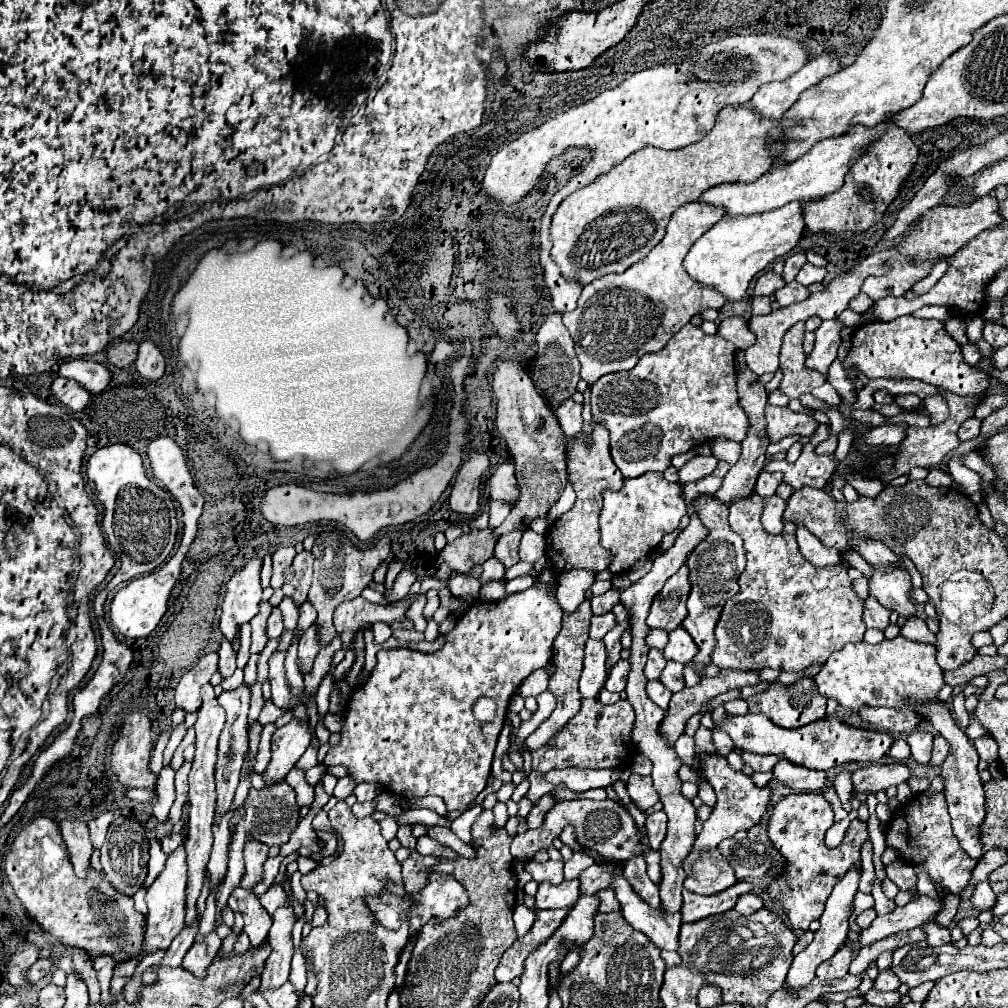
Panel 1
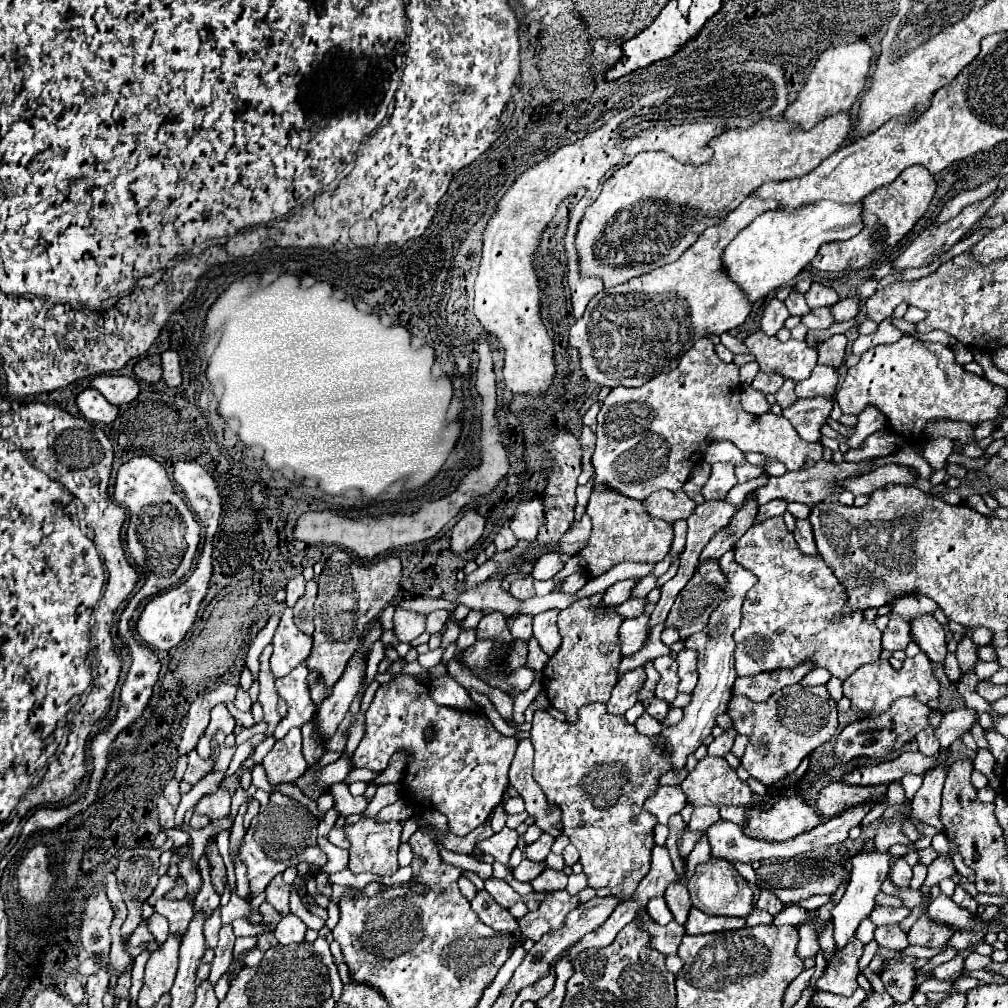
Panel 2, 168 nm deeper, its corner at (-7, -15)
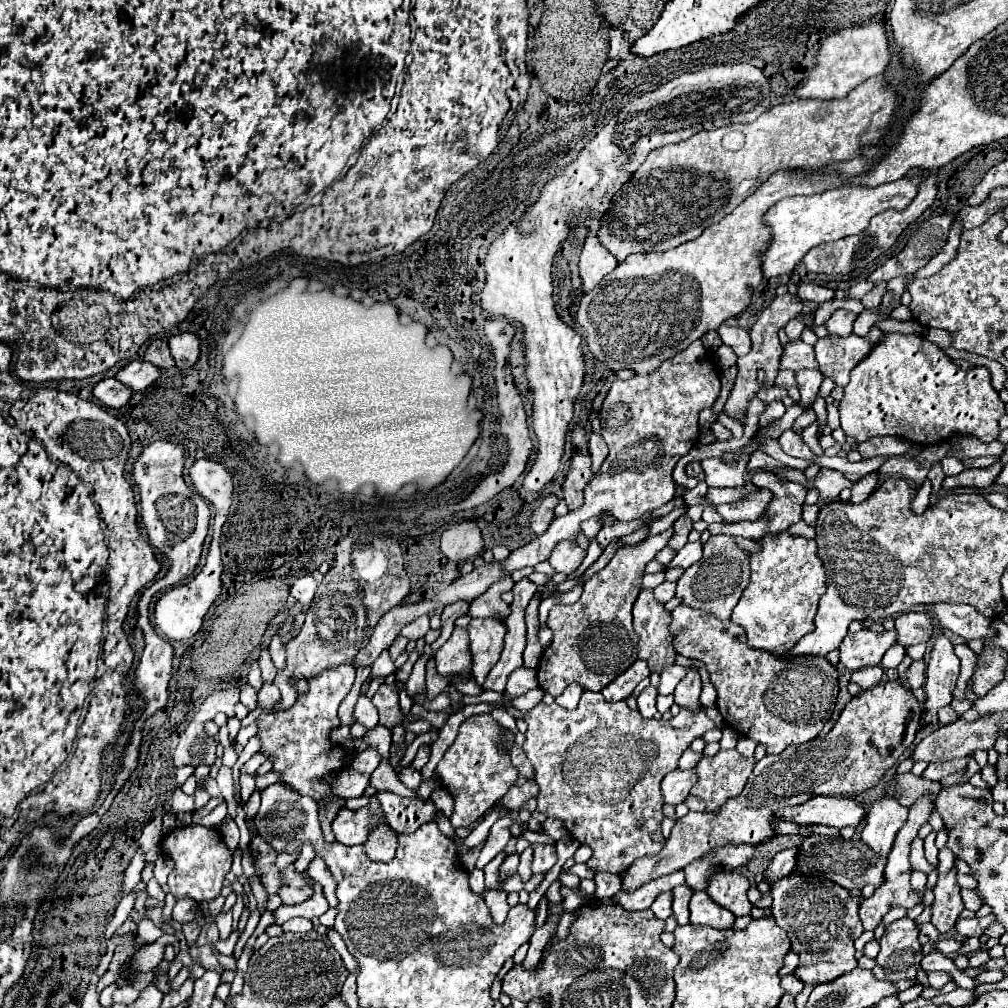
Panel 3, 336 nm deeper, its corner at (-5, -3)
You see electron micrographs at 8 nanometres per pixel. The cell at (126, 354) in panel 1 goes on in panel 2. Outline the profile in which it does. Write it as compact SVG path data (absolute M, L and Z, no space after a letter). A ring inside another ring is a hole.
M157 354L147 356L135 364L135 378L143 380L143 382L159 382L161 376L163 376L161 356L157 356Z

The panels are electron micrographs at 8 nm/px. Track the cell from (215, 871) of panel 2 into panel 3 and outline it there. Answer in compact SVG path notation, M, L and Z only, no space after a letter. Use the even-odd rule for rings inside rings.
M205 826L177 828L161 842L161 848L163 854L167 854L175 862L175 870L169 874L167 884L177 900L185 894L195 902L209 902L217 898L217 890L221 890L225 874L231 870L231 860L233 860L233 854L223 844L219 830Z

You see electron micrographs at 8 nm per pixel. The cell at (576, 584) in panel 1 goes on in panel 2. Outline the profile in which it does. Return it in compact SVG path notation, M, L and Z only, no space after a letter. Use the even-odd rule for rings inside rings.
M623 580L613 584L611 588L607 588L604 592L603 600L607 606L619 606L623 602L627 602L631 598L633 588L637 586L637 580Z

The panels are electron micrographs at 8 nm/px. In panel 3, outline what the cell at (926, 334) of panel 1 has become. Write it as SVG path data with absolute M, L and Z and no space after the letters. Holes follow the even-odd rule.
M885 332L883 338L871 348L869 356L865 360L861 360L861 364L857 364L851 372L851 380L849 384L845 386L845 392L843 392L843 398L839 402L839 416L841 416L841 430L845 432L847 438L855 438L857 442L865 442L873 436L901 436L905 440L911 440L913 444L921 444L921 446L927 446L927 444L937 444L939 440L947 440L953 432L959 432L959 434L967 434L967 436L975 436L983 442L991 442L999 436L999 418L1005 414L1005 404L1001 402L999 398L999 392L993 388L991 384L991 372L985 368L985 366L973 366L969 370L961 370L937 344L929 342L927 338L919 336L919 334L901 334L901 332Z

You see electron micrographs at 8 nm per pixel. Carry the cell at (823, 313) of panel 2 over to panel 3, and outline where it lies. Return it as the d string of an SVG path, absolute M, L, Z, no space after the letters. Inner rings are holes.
M843 308L835 310L831 314L831 318L825 322L825 328L829 330L829 334L837 334L837 336L847 336L853 330L853 322L855 322L855 314L847 312Z

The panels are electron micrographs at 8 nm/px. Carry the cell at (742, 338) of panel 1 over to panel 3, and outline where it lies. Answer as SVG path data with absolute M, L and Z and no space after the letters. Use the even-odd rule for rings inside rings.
M789 340L783 346L779 368L789 368L793 372L803 370L803 368L813 368L815 370L817 368L817 360L815 360L813 346L805 344L803 340Z

